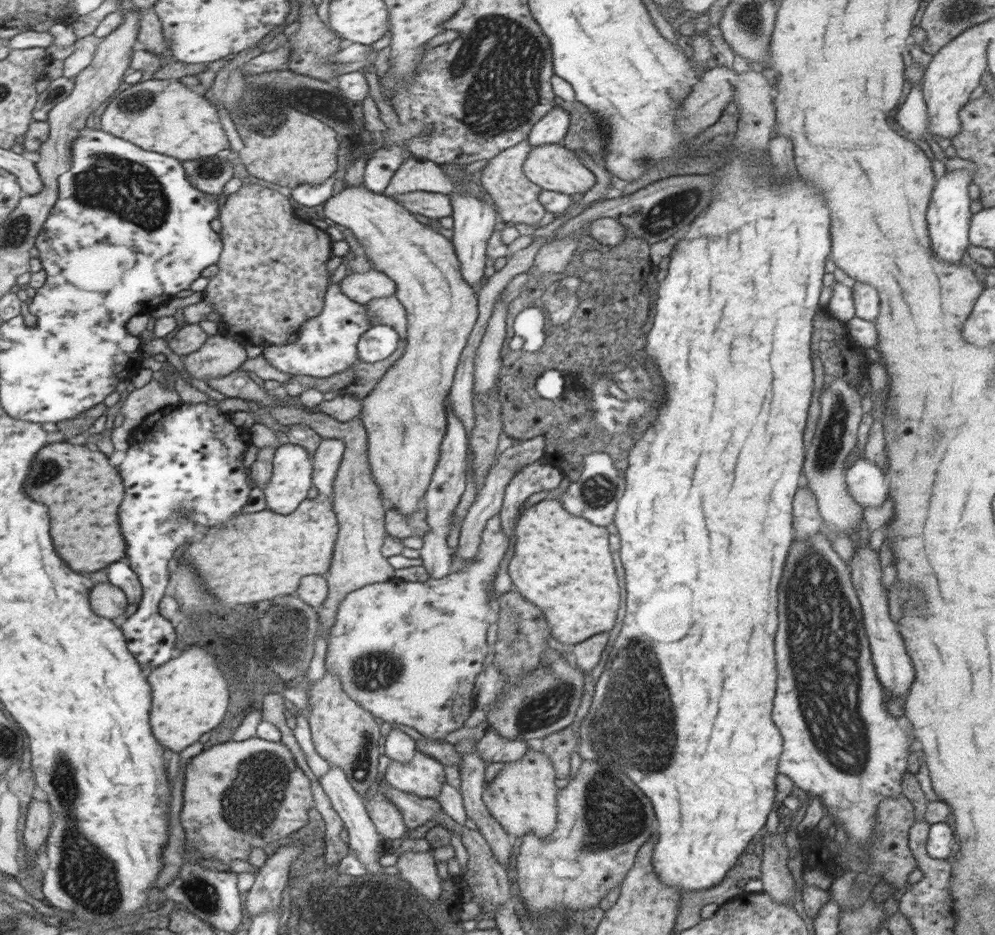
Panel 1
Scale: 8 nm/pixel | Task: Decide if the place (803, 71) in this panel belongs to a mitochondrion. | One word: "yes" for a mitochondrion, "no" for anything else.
no

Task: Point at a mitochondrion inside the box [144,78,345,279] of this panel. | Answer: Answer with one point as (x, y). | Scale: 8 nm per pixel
(263, 119)

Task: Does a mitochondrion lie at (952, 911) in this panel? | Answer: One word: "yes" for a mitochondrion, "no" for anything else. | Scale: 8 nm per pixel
no

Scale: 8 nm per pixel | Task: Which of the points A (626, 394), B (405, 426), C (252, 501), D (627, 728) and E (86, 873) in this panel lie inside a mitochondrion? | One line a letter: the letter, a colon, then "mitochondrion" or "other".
A: mitochondrion
B: mitochondrion
C: other
D: mitochondrion
E: mitochondrion

